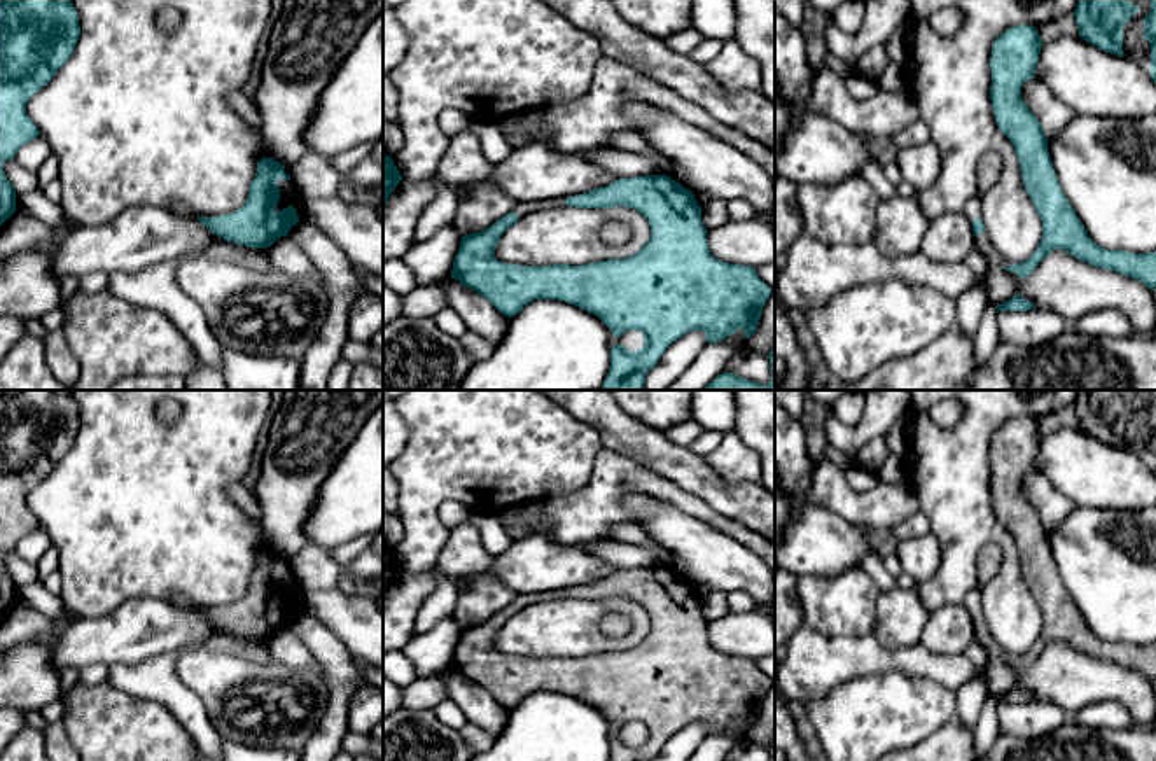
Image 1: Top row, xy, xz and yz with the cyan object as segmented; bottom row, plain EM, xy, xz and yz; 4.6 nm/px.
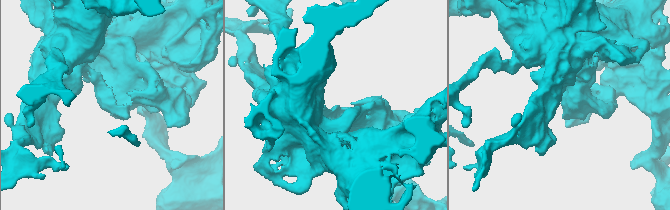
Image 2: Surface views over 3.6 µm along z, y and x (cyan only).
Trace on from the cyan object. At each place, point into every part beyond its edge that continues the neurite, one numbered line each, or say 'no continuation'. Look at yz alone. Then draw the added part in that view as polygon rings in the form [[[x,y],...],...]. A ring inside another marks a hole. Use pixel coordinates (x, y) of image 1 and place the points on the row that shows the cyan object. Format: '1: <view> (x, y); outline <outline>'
1: yz (1135, 46); outline [[[1130,0],[1139,12],[1123,24],[1123,52],[1151,75],[1151,44],[1144,38],[1144,17],[1151,12],[1151,0]]]
2: yz (990, 165); outline [[[990,150],[981,156],[978,164],[978,192],[964,206],[964,213],[967,215],[971,224],[976,219],[981,219],[981,196],[997,182],[1000,171],[1002,157],[999,152]]]

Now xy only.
1: xy (287, 195); outline [[[280,178],[276,187],[280,189],[280,201],[275,206],[276,212],[287,208],[296,199],[296,191],[292,180]]]

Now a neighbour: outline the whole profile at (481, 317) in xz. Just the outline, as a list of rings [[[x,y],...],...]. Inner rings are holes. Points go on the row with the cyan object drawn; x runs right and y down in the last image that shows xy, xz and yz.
[[[448,278],[444,287],[449,308],[462,315],[469,331],[490,339],[497,346],[507,332],[509,317],[455,278]]]

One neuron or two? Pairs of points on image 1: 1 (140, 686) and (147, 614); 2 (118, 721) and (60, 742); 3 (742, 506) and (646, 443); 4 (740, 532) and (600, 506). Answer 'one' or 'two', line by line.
1: two
2: two
3: one
4: one

